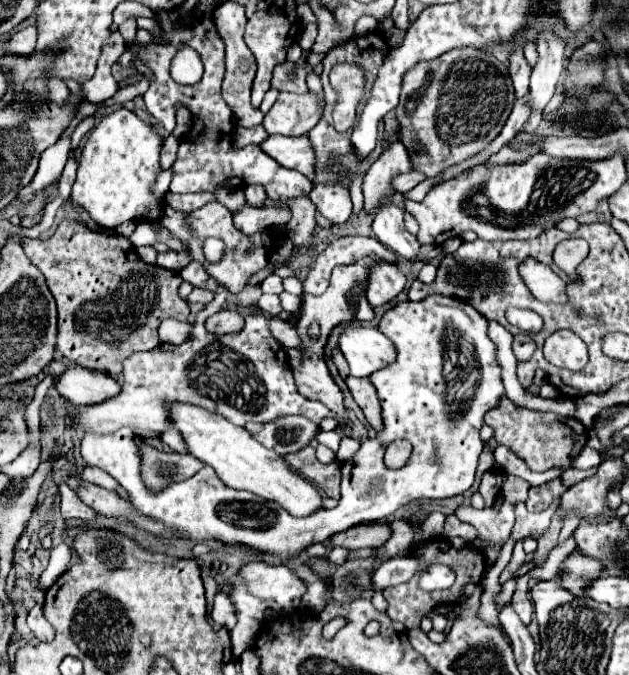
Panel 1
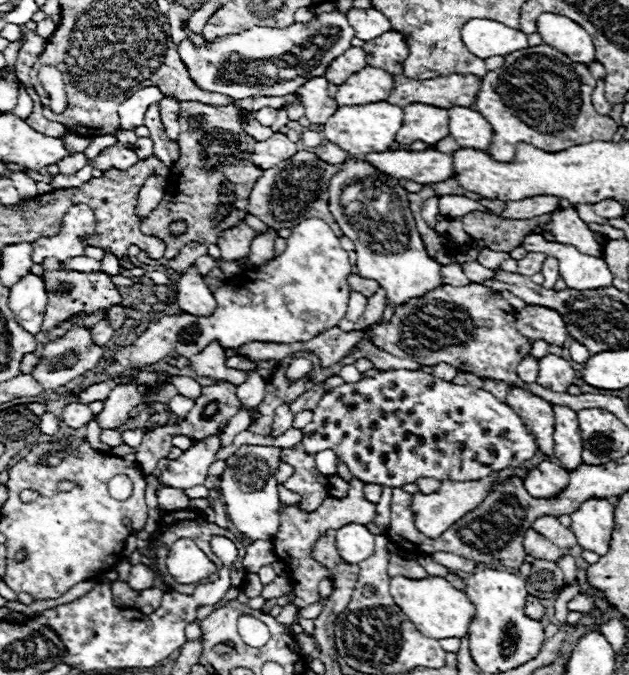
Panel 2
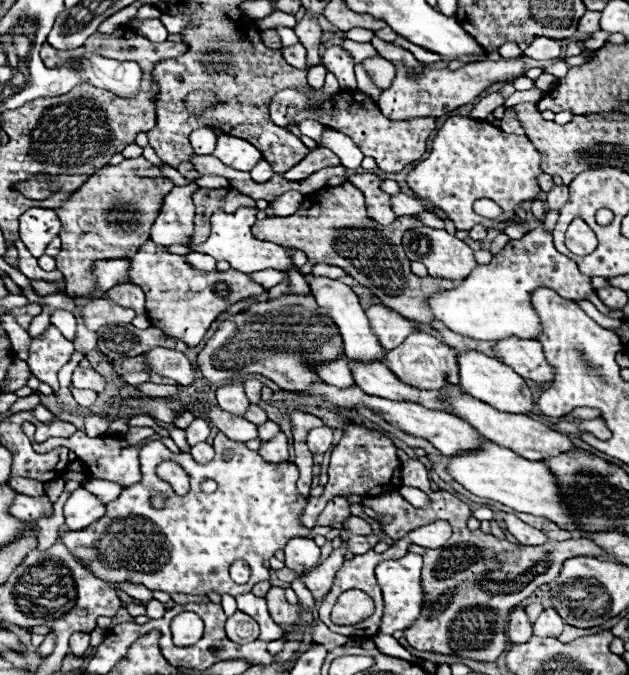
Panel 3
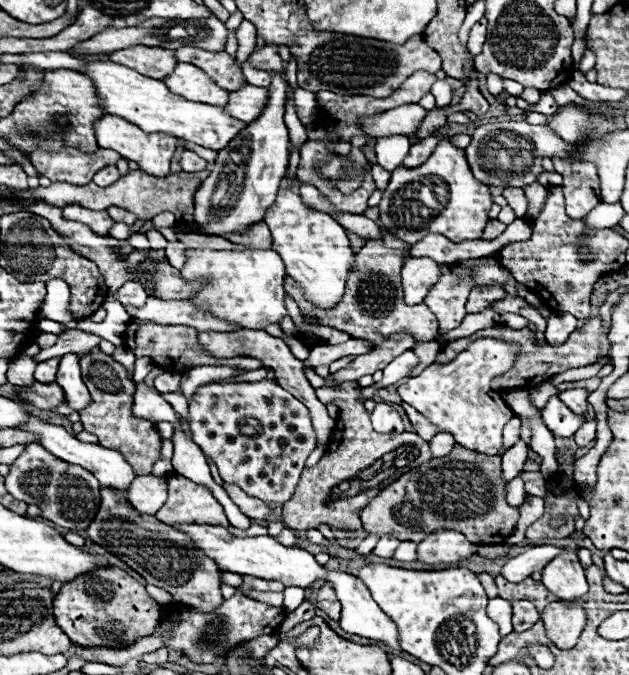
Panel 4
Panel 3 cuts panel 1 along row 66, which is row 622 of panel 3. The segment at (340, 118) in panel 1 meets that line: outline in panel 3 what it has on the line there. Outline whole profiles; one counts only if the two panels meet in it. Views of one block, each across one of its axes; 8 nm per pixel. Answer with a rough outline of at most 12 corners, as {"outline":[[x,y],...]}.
{"outline":[[360,590],[344,592],[332,622],[352,626],[374,612],[372,598]]}

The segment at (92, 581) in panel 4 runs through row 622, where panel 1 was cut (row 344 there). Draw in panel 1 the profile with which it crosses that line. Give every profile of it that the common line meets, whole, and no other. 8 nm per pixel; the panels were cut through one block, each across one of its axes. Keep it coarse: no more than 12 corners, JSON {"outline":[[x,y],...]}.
{"outline":[[64,220],[24,240],[58,304],[56,348],[118,376],[188,320],[182,276]]}

